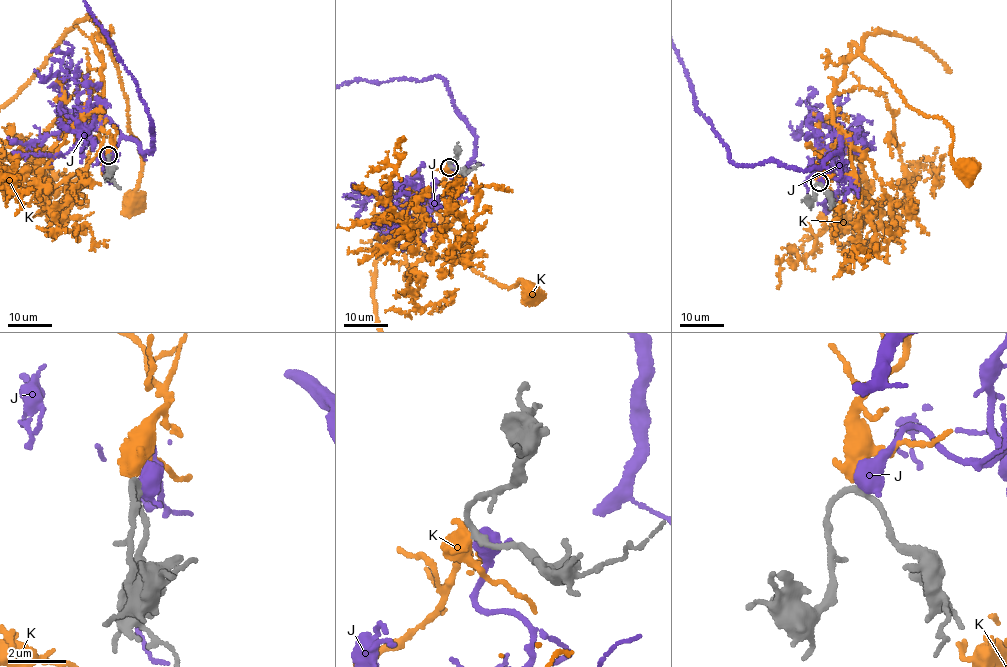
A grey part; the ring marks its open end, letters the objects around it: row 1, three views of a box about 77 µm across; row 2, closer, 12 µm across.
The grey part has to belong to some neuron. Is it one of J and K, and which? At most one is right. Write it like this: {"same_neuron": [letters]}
{"same_neuron": ["K"]}

